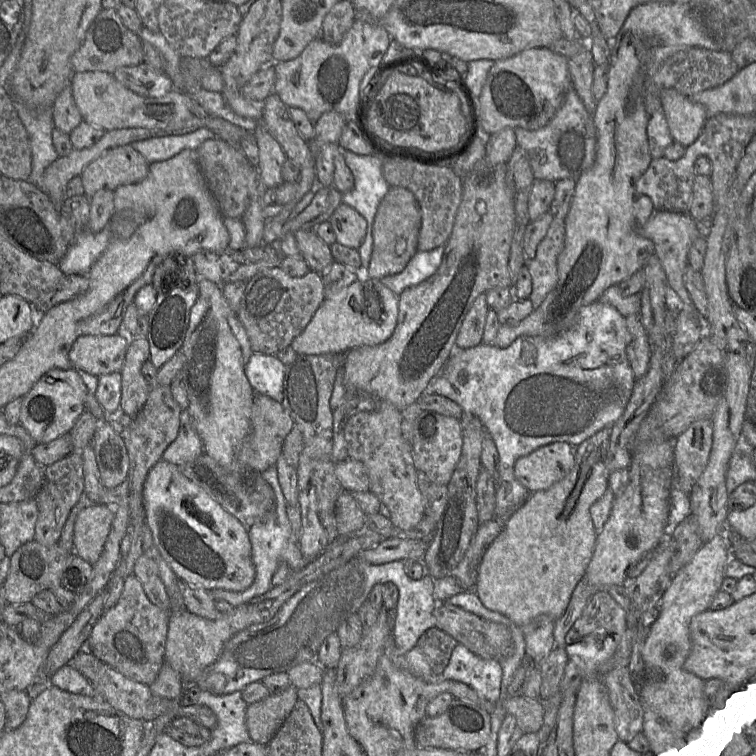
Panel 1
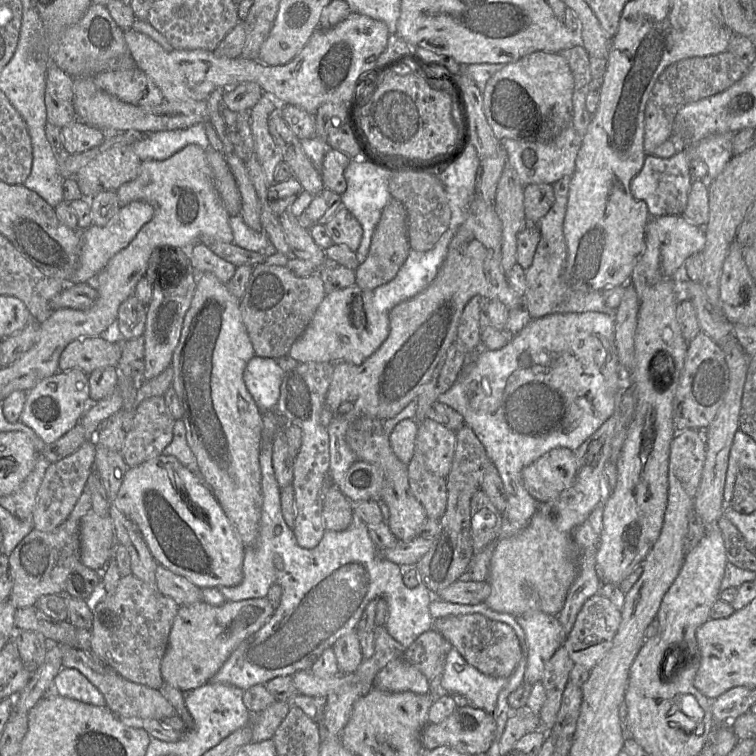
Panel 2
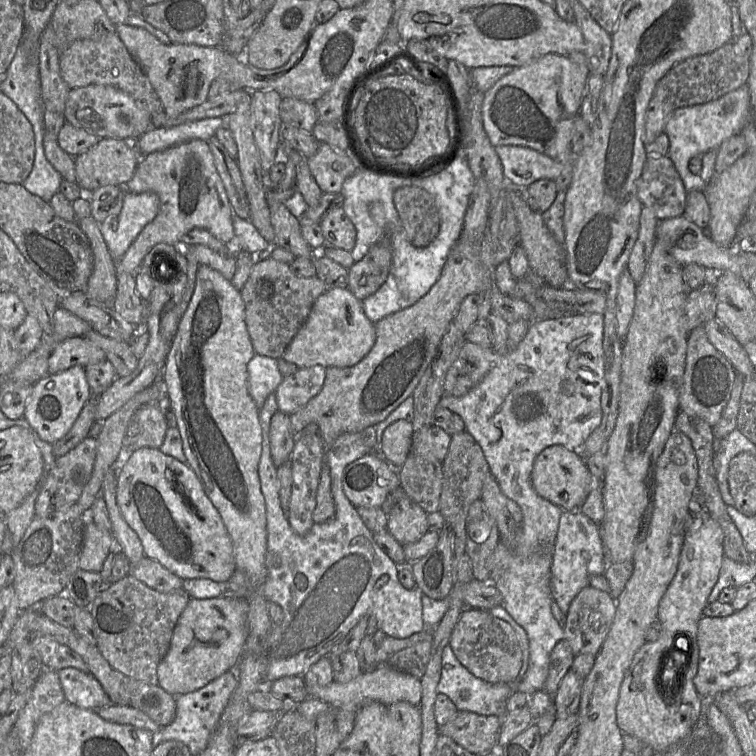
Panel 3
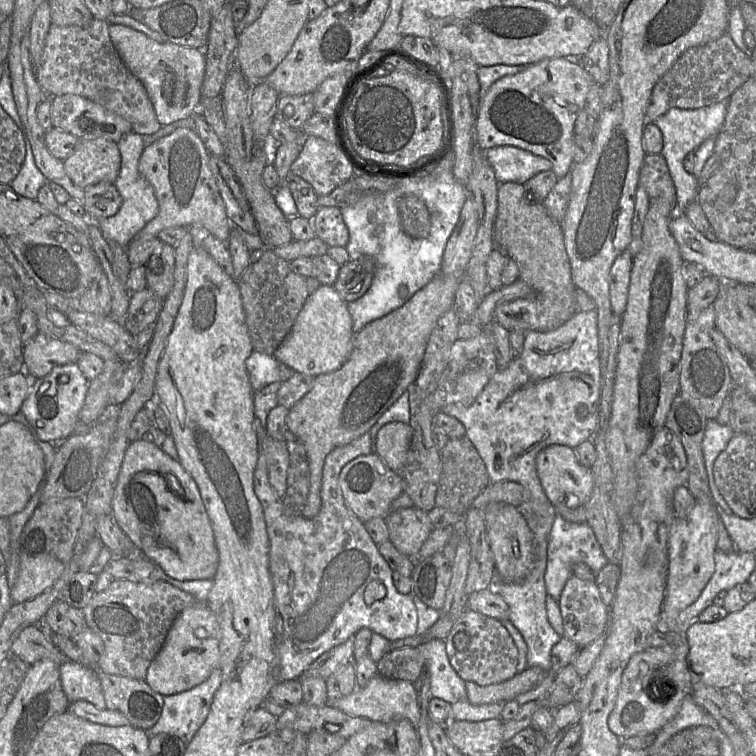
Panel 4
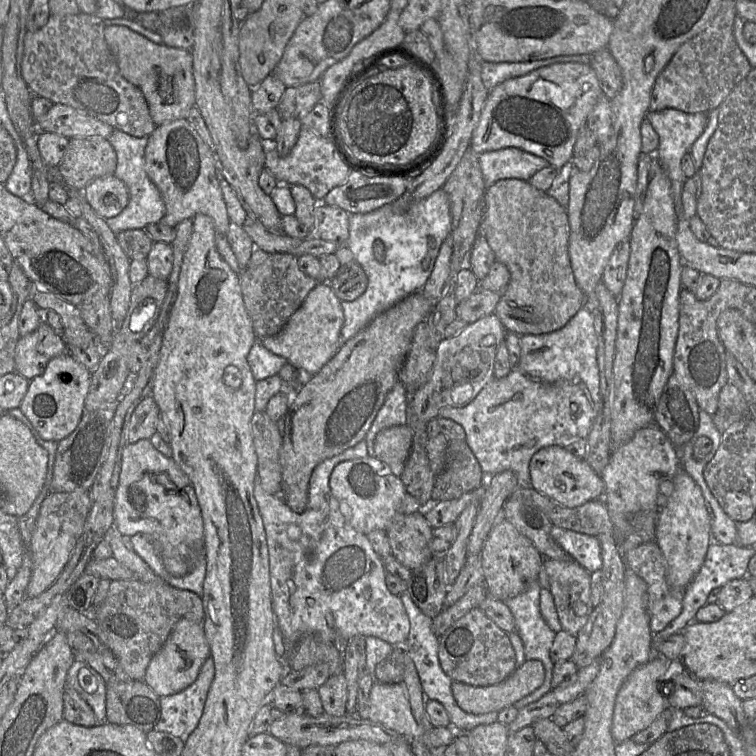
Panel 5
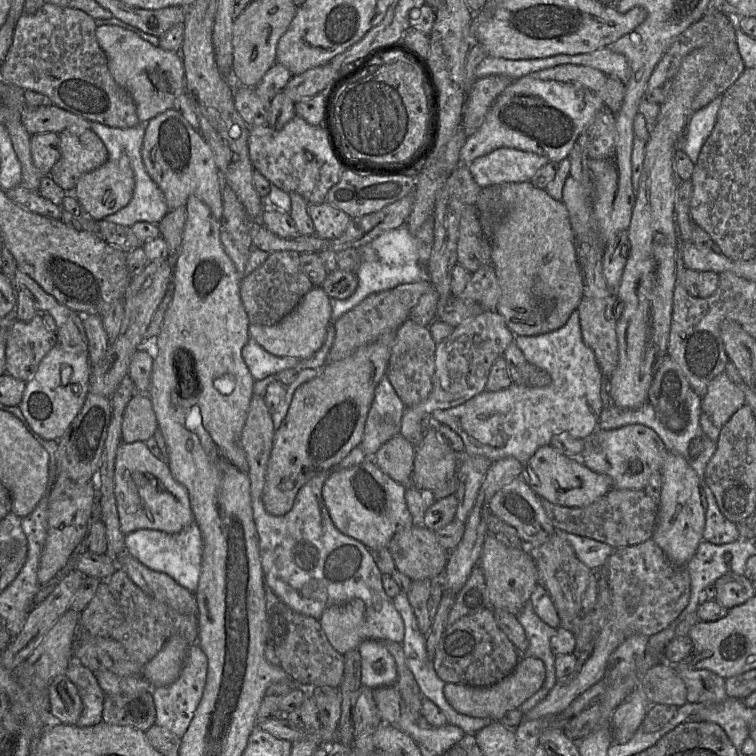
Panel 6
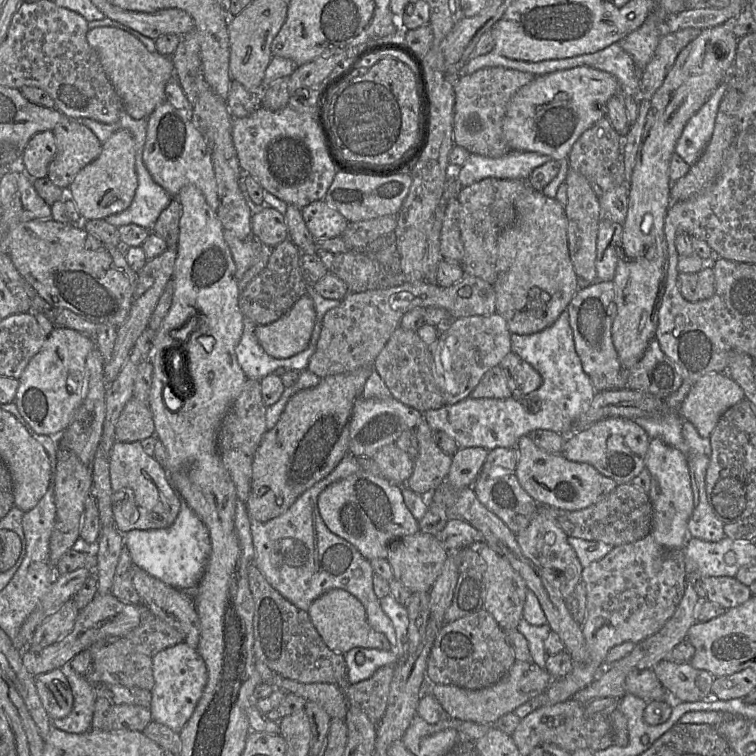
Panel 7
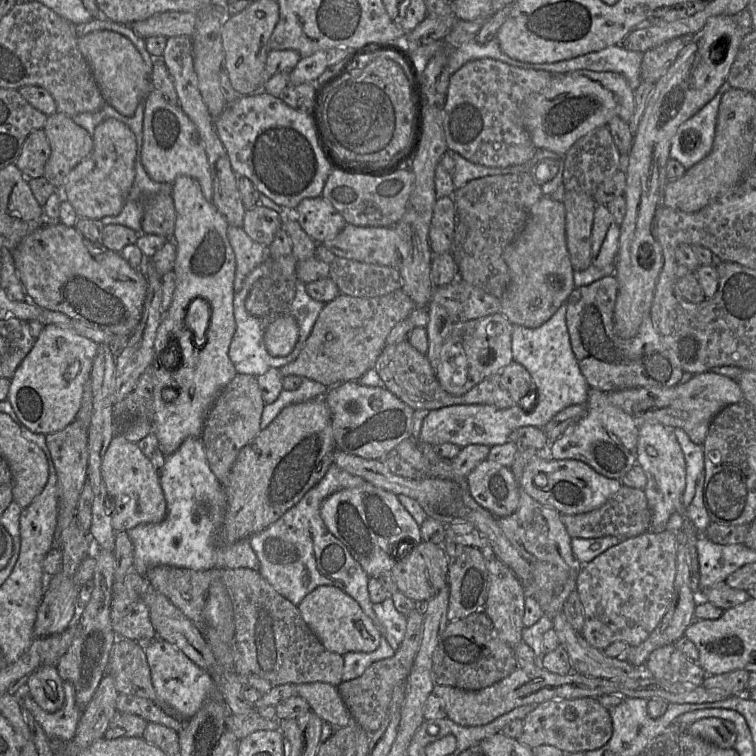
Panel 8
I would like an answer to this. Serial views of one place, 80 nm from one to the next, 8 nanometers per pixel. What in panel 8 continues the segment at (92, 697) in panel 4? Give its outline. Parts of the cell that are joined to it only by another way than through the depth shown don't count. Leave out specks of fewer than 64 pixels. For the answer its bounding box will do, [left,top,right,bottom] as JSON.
[15,682,82,746]

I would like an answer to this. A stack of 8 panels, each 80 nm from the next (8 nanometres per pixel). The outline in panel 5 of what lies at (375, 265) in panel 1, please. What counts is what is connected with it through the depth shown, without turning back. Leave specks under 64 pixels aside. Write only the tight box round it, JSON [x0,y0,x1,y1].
[328,260,368,301]

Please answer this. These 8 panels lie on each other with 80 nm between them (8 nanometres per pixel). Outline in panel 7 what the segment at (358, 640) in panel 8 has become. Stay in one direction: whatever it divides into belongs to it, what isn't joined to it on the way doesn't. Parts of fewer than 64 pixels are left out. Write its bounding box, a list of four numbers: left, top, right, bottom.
[307,589,390,654]

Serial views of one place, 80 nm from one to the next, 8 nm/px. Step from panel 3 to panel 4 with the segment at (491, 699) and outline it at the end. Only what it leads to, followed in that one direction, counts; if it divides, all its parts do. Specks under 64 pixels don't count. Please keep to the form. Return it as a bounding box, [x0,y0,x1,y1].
[418,639,506,721]

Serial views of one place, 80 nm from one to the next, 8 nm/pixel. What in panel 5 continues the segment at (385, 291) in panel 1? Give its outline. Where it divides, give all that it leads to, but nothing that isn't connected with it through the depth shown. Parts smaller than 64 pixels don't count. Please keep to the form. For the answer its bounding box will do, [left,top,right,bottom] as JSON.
[260,282,344,375]

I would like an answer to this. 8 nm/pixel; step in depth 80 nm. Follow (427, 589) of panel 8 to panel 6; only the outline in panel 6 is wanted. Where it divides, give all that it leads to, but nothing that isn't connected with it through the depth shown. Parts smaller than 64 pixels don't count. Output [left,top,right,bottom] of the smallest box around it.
[388,524,447,580]

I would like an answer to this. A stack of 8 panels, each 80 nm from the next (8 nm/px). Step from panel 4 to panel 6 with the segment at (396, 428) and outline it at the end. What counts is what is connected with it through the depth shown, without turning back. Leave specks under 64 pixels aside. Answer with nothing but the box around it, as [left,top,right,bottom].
[370,434,416,487]

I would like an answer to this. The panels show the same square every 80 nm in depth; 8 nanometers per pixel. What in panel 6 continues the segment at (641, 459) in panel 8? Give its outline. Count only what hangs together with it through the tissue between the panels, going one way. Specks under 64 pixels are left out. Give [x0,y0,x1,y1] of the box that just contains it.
[652,451,706,566]

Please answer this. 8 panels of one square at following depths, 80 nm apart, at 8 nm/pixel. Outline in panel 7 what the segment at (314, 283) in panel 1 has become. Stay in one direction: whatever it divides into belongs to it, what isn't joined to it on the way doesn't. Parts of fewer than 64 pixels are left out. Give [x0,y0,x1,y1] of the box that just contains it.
[239,238,308,325]

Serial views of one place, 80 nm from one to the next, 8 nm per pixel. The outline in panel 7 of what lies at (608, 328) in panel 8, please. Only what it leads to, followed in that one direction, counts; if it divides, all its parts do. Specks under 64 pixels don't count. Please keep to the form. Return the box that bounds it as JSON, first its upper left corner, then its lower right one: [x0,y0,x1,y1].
[567,281,684,399]

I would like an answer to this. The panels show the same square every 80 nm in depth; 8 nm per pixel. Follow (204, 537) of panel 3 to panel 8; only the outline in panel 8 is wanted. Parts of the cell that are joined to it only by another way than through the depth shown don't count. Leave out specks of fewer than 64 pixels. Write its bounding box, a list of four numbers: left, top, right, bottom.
[101,433,167,532]

